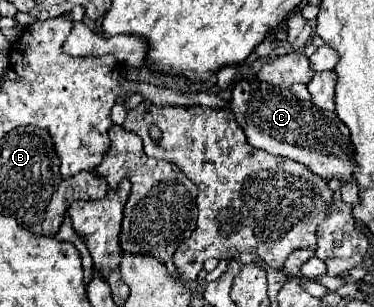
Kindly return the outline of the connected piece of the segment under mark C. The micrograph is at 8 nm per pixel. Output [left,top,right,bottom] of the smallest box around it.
[230,81,354,183]

